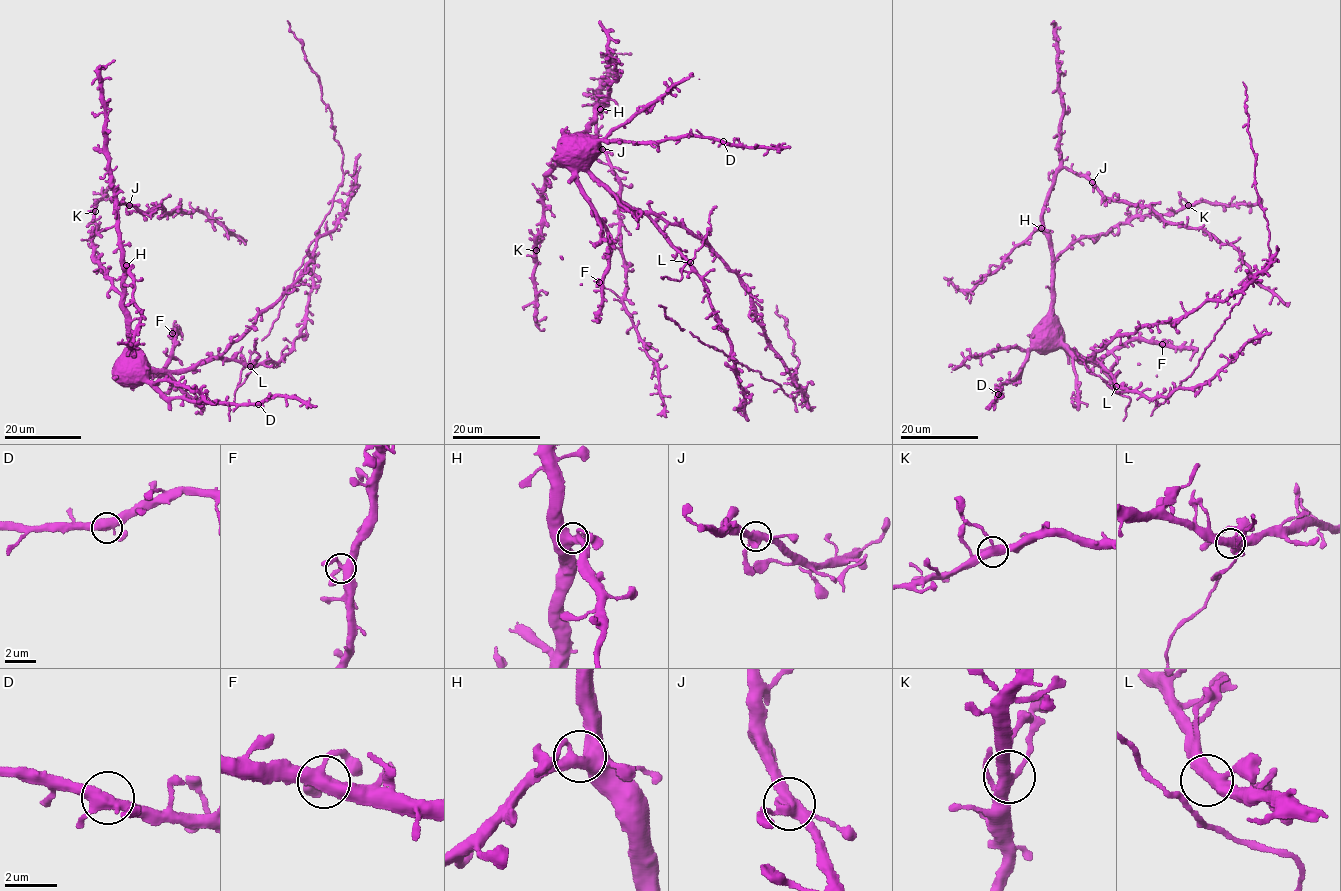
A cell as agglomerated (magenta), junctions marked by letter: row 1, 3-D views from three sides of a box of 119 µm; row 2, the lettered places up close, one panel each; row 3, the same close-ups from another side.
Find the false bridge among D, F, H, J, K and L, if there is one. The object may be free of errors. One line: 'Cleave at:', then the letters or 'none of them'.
Cleave at: none of them

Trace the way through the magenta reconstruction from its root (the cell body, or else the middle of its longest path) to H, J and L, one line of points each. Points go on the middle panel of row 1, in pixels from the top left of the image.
H: (623, 203), (597, 182), (586, 165), (583, 148), (588, 140), (584, 133), (600, 109)
J: (623, 203), (597, 182), (586, 165), (583, 148), (588, 140), (584, 133), (598, 103), (595, 123), (602, 149)
L: (623, 203), (647, 216), (690, 262)

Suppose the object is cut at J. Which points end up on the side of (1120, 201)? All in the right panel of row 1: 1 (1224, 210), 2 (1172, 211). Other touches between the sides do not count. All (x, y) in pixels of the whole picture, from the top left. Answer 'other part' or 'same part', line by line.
1: other part
2: other part

